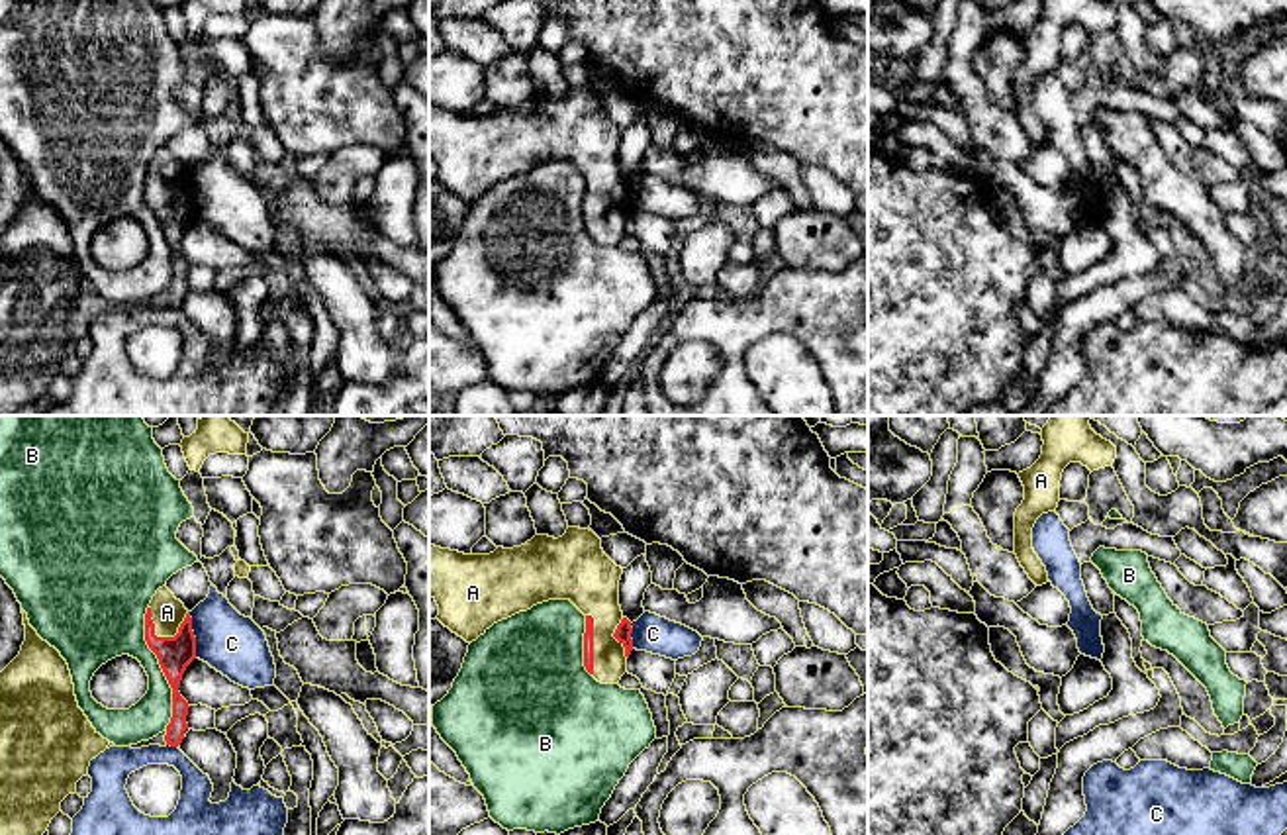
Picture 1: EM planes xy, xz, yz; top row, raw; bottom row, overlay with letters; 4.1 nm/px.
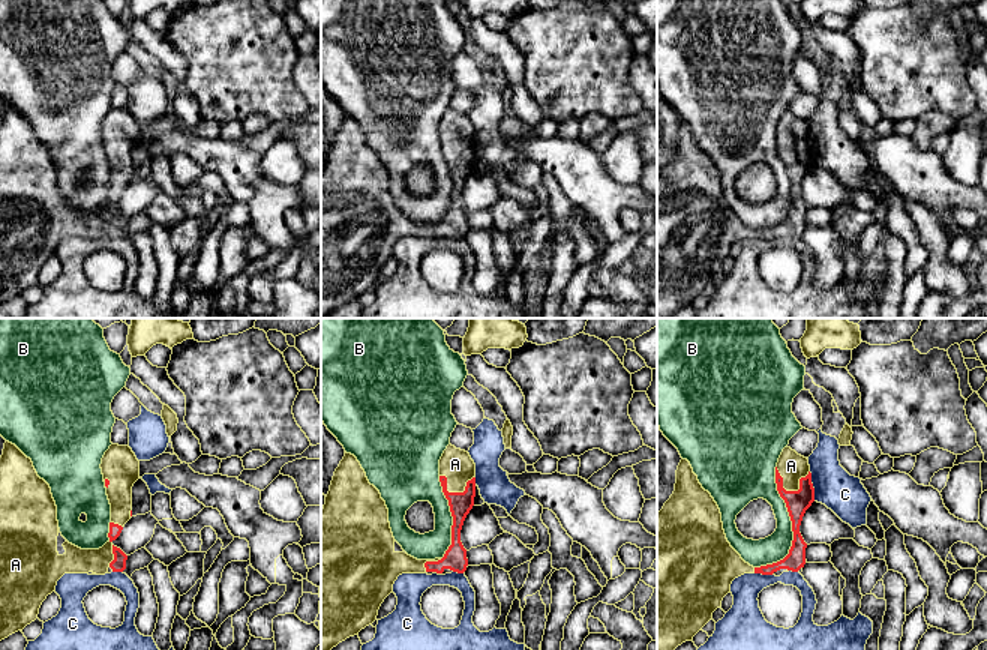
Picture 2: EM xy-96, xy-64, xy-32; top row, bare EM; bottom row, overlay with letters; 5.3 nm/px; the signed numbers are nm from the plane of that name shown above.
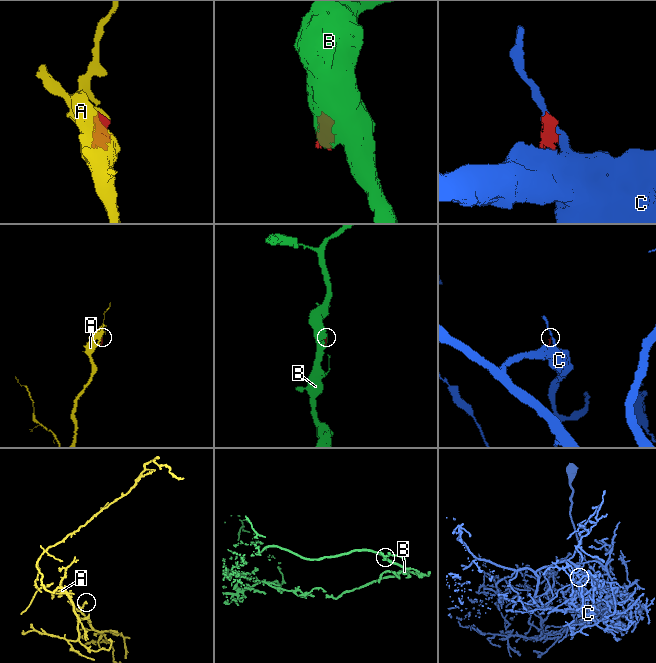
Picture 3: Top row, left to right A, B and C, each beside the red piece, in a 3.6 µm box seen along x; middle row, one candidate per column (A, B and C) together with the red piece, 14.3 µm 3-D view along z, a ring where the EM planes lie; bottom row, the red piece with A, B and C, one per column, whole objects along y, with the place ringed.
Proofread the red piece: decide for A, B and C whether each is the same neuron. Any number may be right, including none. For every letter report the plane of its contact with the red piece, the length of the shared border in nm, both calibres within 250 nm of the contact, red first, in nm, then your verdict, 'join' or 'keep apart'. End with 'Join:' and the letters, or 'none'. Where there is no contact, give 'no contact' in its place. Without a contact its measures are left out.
A: contact in xy; length 180 nm; calibres 140 and 140 nm; join
B: contact in xy; length 500 nm; calibres 140 and 240 nm; keep apart
C: contact in xy; length 190 nm; calibres 140 and 260 nm; keep apart
Join: A

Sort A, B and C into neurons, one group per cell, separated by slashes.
A / B / C

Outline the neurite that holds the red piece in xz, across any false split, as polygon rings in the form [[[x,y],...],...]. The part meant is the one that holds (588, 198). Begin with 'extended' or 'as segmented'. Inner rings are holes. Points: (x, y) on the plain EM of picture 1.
extended; [[[568,88],[558,100],[535,96],[521,108],[498,108],[490,116],[429,108],[429,157],[437,163],[437,180],[445,188],[472,204],[494,184],[537,165],[570,161],[586,176],[584,227],[601,245],[621,241],[633,212],[633,188],[619,167],[621,135],[623,129],[603,114],[601,100],[580,88]]]

